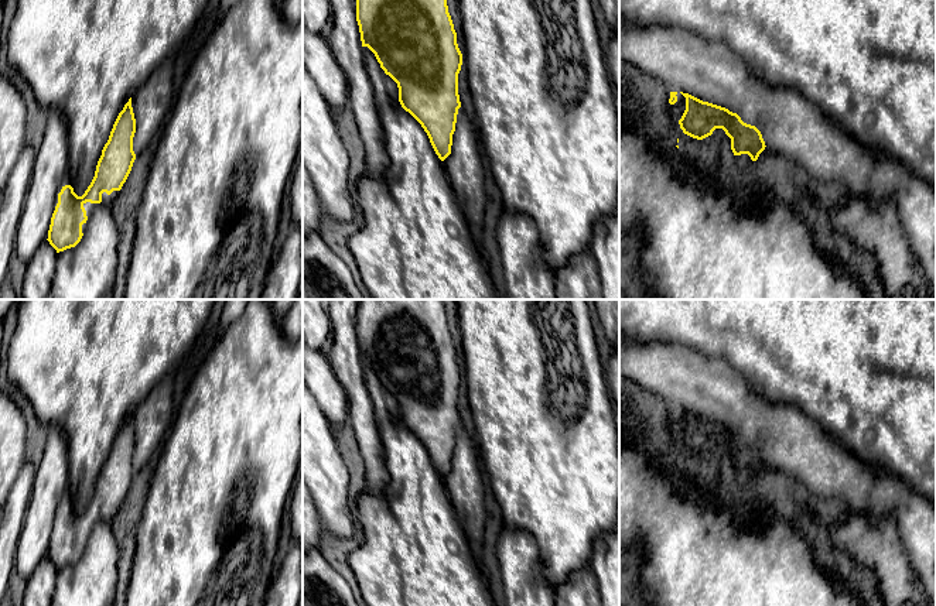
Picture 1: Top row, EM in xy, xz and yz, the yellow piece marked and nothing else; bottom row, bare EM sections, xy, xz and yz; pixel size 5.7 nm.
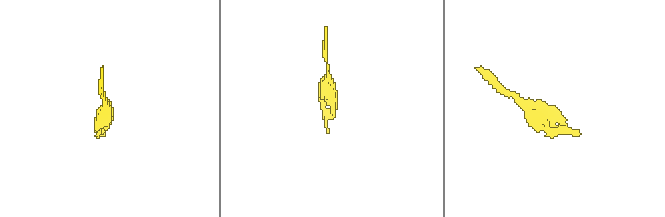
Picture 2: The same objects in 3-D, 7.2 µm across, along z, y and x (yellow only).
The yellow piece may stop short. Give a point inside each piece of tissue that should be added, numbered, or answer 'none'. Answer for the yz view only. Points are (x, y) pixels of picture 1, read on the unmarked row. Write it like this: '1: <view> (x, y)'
none

